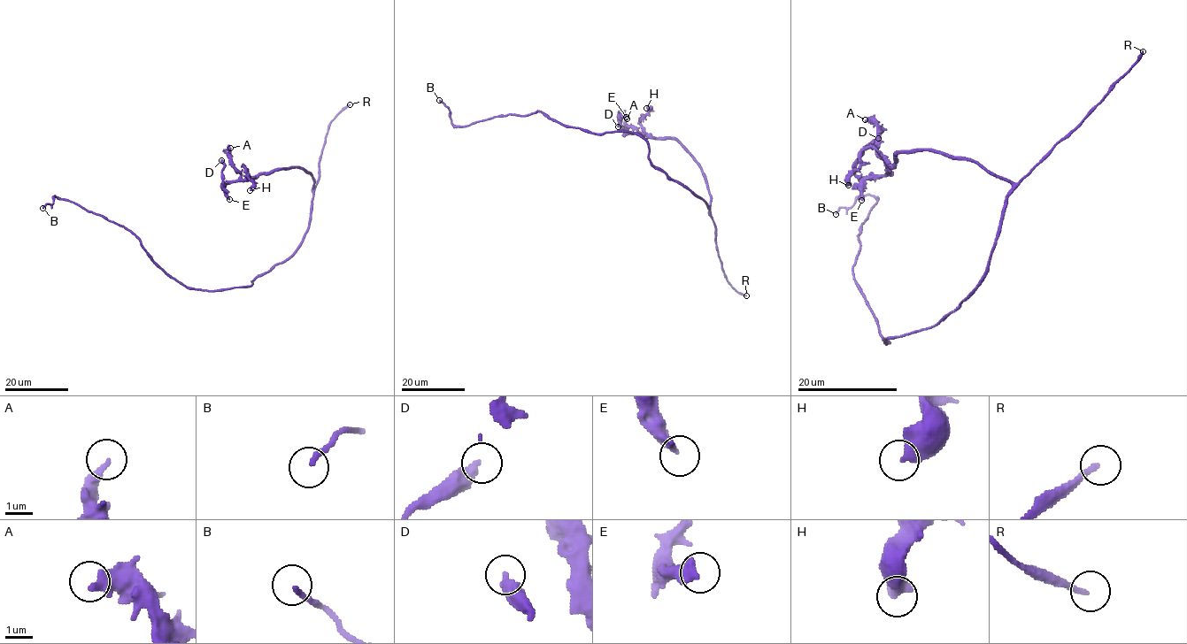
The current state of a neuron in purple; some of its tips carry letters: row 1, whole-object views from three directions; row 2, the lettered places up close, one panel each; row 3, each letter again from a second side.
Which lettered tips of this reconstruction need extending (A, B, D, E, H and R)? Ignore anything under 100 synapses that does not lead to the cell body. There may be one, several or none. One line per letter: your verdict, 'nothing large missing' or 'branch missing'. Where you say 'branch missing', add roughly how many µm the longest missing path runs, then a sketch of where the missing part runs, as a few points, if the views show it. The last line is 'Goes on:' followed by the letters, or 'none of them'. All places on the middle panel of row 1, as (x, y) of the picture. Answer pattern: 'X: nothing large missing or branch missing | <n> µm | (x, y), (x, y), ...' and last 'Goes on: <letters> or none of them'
A: nothing large missing
B: nothing large missing
D: nothing large missing
E: nothing large missing
H: nothing large missing
R: branch missing | 140 µm
Goes on: R

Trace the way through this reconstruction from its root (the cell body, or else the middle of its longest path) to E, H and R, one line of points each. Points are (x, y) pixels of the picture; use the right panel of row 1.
E: (946, 316), (986, 273), (1012, 185), (966, 159), (932, 150), (905, 150), (886, 172), (865, 180), (861, 200)
H: (946, 316), (986, 273), (1012, 185), (966, 159), (905, 150), (890, 164), (873, 148), (860, 154), (848, 185)
R: (946, 316), (969, 295), (986, 273), (1005, 195), (1085, 117), (1138, 60), (1143, 51)

